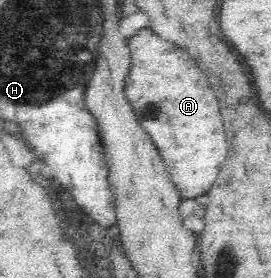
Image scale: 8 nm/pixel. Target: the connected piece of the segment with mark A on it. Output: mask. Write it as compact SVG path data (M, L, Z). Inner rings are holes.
M146 30L128 40L130 74L127 74L124 81L124 95L134 108L144 132L152 138L181 199L192 200L212 188L214 180L220 174L220 164L228 154L218 104L196 62L173 43L168 44L168 41L160 40L152 30ZM146 62L150 66L154 64L156 68L160 64L164 68L174 66L174 70L132 70L134 66L142 68Z

